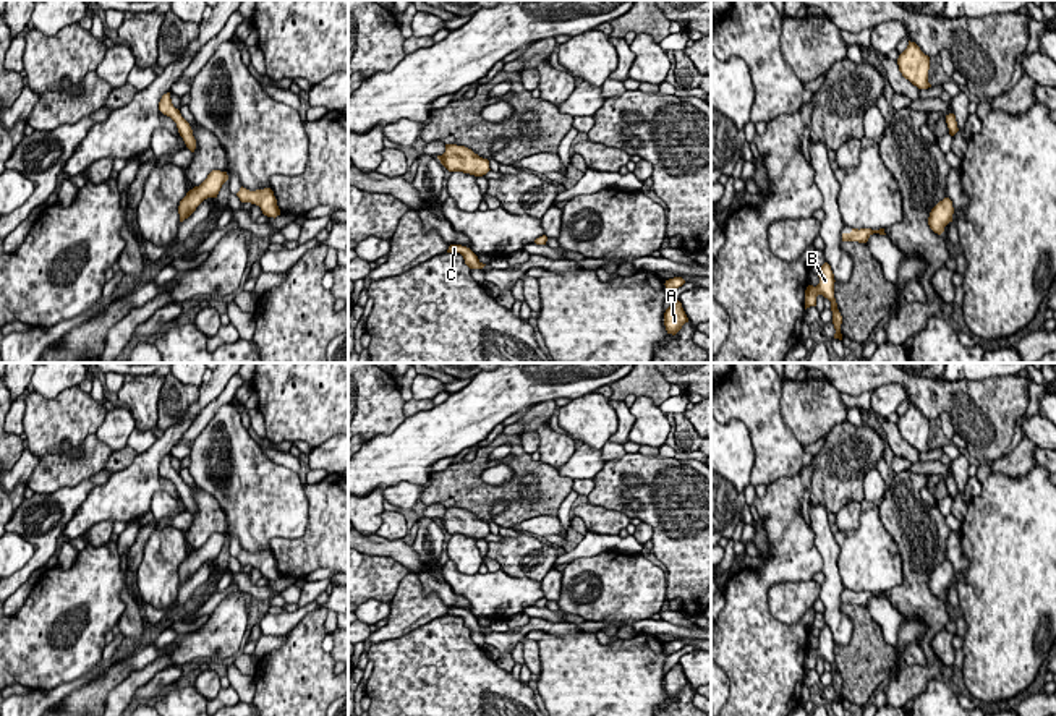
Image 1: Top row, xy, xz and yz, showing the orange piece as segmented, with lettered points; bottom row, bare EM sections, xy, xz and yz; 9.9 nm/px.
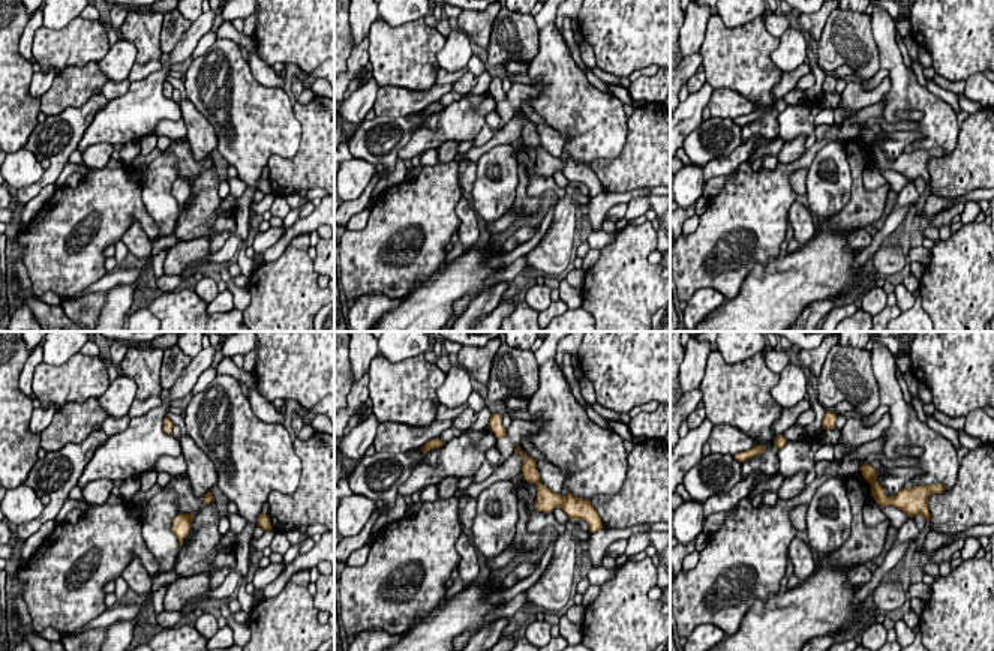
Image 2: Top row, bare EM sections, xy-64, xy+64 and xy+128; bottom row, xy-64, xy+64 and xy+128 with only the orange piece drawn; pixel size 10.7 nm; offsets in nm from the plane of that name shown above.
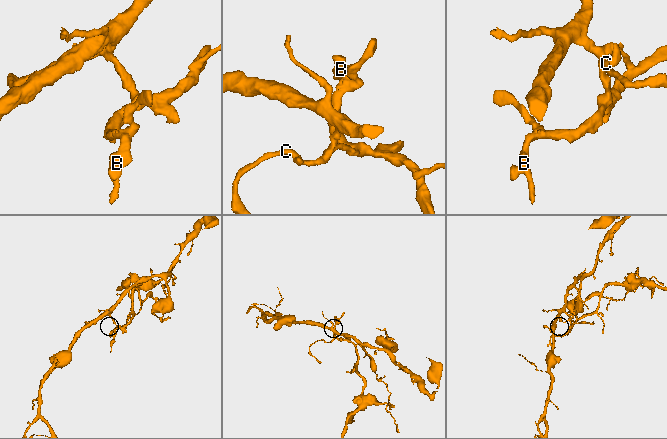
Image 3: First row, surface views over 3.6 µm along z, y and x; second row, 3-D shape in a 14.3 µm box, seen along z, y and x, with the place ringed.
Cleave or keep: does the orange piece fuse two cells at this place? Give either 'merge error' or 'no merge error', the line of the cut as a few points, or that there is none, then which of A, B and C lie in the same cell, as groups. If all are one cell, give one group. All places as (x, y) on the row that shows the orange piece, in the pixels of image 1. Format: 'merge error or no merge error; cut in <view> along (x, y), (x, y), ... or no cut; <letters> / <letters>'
merge error; cut in xy along (182, 117), (175, 122); A B / C

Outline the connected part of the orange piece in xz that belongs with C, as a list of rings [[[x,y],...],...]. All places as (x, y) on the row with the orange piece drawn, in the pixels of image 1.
[[[450,245],[447,253],[460,253],[465,259],[465,264],[470,269],[483,269],[486,264],[483,264],[478,256],[466,246],[462,245]]]

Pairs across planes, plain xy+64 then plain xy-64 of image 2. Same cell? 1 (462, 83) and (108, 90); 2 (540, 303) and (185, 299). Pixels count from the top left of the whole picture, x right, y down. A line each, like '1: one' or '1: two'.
1: one
2: two

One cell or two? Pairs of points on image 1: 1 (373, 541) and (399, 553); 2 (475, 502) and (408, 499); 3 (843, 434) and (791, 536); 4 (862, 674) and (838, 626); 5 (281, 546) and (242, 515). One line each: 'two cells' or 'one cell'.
1: one cell
2: two cells
3: two cells
4: two cells
5: two cells

